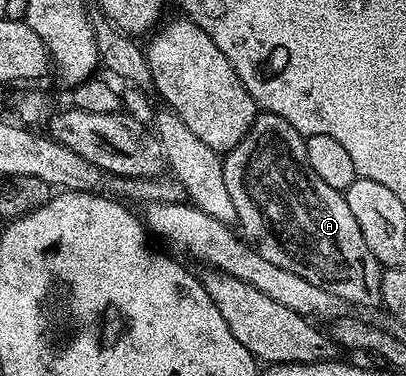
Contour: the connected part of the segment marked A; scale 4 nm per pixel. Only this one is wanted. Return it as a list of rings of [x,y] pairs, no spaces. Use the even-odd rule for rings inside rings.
[[[259,113],[240,144],[225,151],[222,167],[228,196],[232,196],[234,206],[240,207],[240,226],[250,233],[250,245],[260,252],[260,256],[264,256],[264,260],[268,260],[268,264],[296,272],[296,276],[332,292],[343,303],[376,308],[382,306],[380,275],[384,268],[368,249],[364,235],[360,232],[360,224],[356,224],[356,216],[352,216],[348,209],[345,193],[328,188],[328,184],[324,184],[324,180],[312,172],[306,155],[306,138],[296,132],[296,128],[292,128],[284,116]],[[242,186],[246,186],[247,196],[254,202],[242,203]]]

